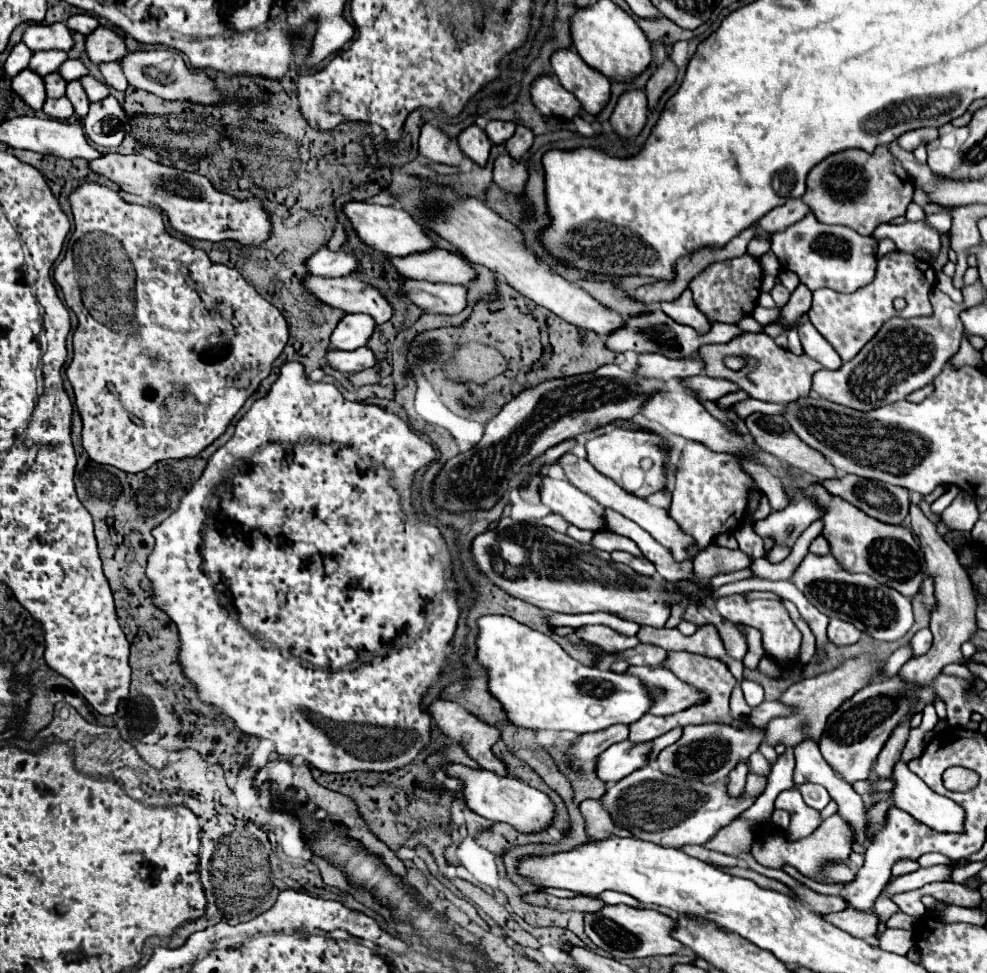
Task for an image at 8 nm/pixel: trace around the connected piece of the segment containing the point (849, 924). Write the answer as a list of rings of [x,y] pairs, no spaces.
[[[850,906],[844,908],[842,912],[822,916],[822,920],[828,920],[830,924],[838,926],[840,930],[850,932],[852,936],[864,938],[864,940],[870,940],[876,934],[876,926],[878,926],[878,918],[876,918],[874,910],[870,910],[870,912],[864,914],[864,912],[852,910]]]

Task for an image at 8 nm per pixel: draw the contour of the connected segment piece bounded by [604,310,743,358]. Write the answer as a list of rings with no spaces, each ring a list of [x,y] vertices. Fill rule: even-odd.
[[[652,310],[652,312],[642,312],[640,316],[628,316],[626,324],[622,328],[618,328],[616,332],[612,332],[612,334],[608,334],[604,338],[604,344],[612,352],[628,352],[628,350],[632,350],[636,354],[660,352],[662,356],[670,356],[670,358],[688,358],[688,356],[694,356],[700,346],[710,344],[710,342],[722,344],[730,342],[732,338],[742,332],[741,329],[733,324],[712,324],[710,332],[700,336],[694,328],[674,322],[662,310]]]

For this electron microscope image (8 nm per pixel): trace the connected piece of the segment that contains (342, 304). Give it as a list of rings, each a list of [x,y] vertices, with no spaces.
[[[304,276],[304,288],[318,298],[320,302],[342,310],[344,314],[362,312],[382,324],[390,320],[392,306],[386,298],[372,286],[364,284],[358,278],[322,278],[322,276]]]

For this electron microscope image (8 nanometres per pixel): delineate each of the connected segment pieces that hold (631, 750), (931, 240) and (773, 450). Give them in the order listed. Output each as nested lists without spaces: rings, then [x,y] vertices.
[[[624,740],[620,744],[612,744],[596,762],[596,774],[602,782],[618,782],[620,778],[628,776],[636,768],[646,766],[648,744],[634,744]]]
[[[944,210],[938,214],[928,214],[926,222],[906,222],[906,224],[884,222],[870,236],[876,242],[890,238],[896,244],[898,252],[906,254],[926,252],[930,254],[930,264],[934,266],[942,248],[938,232],[948,232],[948,230],[950,230],[950,214]]]
[[[754,412],[754,414],[750,414],[744,422],[746,422],[748,432],[750,432],[752,438],[754,438],[754,444],[756,444],[760,450],[764,450],[764,452],[776,456],[778,460],[782,460],[782,462],[786,462],[786,464],[798,464],[798,470],[816,476],[820,482],[836,476],[836,468],[834,468],[832,464],[828,464],[828,460],[824,460],[824,456],[822,456],[820,452],[816,452],[814,448],[808,448],[808,444],[804,444],[804,442],[792,432],[792,428],[786,424],[786,420],[784,420],[782,416],[768,416],[768,414]]]

